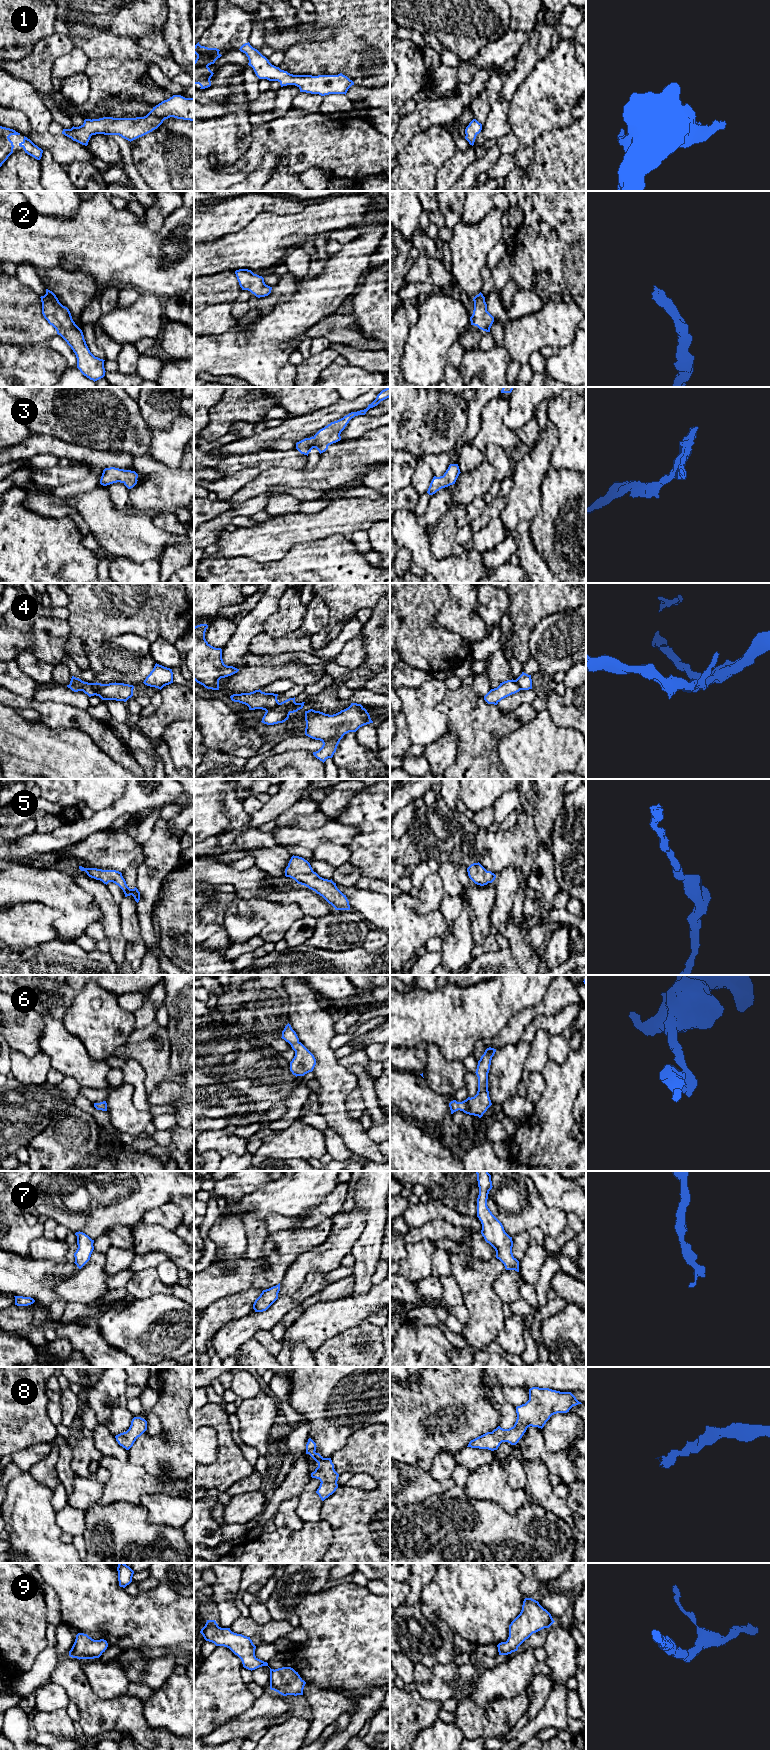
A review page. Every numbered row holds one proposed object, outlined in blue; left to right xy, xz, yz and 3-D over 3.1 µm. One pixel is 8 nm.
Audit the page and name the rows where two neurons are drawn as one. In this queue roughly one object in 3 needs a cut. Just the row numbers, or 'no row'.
4

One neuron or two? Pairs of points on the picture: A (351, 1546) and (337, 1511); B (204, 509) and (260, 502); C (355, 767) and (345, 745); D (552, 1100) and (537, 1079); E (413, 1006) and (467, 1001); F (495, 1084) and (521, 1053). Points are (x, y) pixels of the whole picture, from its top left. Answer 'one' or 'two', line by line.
A: one
B: two
C: one
D: two
E: one
F: one

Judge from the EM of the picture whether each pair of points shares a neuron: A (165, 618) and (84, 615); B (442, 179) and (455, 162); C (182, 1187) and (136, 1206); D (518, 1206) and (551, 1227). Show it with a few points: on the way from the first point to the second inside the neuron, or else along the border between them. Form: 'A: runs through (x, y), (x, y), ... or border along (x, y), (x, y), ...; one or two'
A: runs through (145, 614), (104, 614); one
B: runs through (446, 175), (451, 166); one
C: runs through (171, 1187), (158, 1187), (147, 1195); one
D: runs through (526, 1210), (537, 1214), (543, 1219); one

